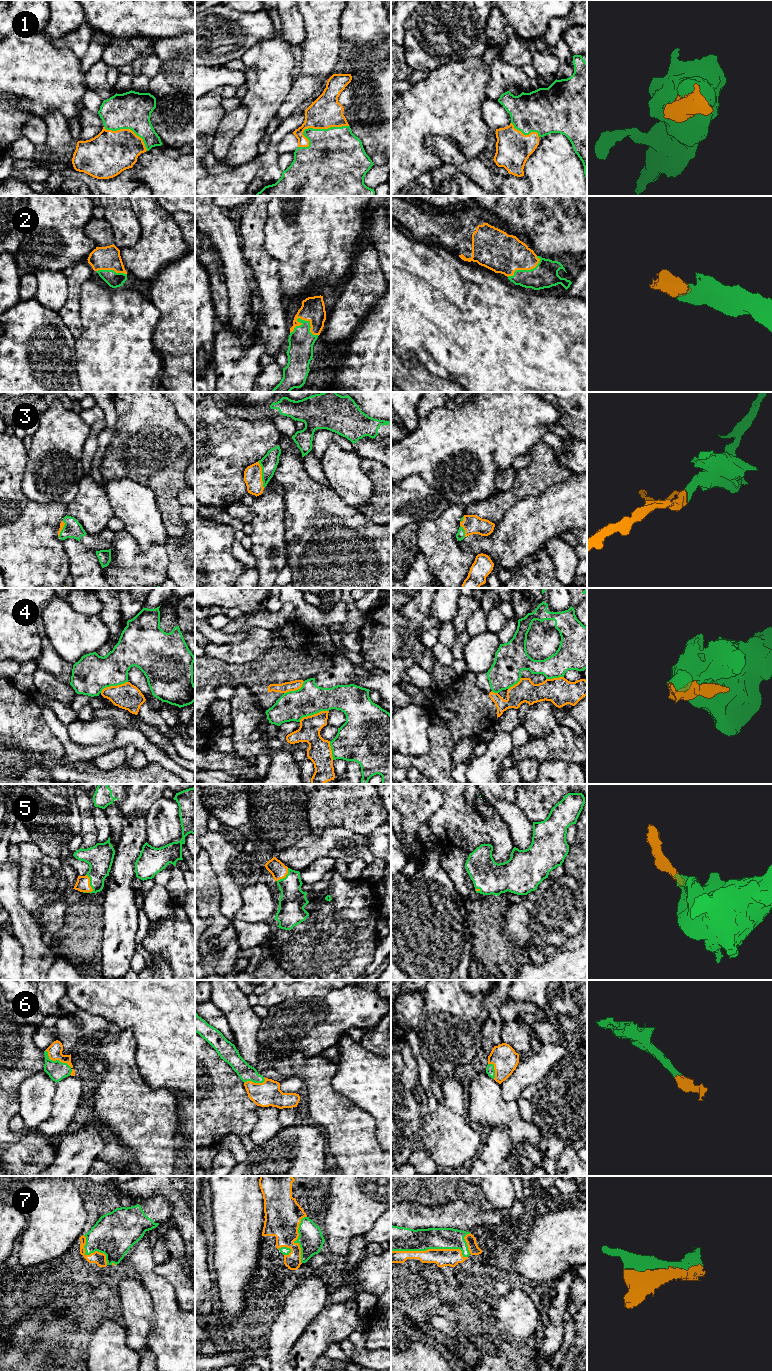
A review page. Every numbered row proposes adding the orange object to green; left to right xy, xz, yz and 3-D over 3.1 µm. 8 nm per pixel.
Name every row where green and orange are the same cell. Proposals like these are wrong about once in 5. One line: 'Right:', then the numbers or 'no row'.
Right: 1, 2, 3, 5, 6, 7

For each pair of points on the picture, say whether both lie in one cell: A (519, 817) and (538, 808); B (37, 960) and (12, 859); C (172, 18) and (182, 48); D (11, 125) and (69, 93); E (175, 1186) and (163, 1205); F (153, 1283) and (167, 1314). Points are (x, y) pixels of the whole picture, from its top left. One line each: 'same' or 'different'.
A: different
B: same
C: different
D: different
E: different
F: same

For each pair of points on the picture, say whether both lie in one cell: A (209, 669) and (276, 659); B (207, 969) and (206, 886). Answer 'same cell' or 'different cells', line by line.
A: same cell
B: same cell

